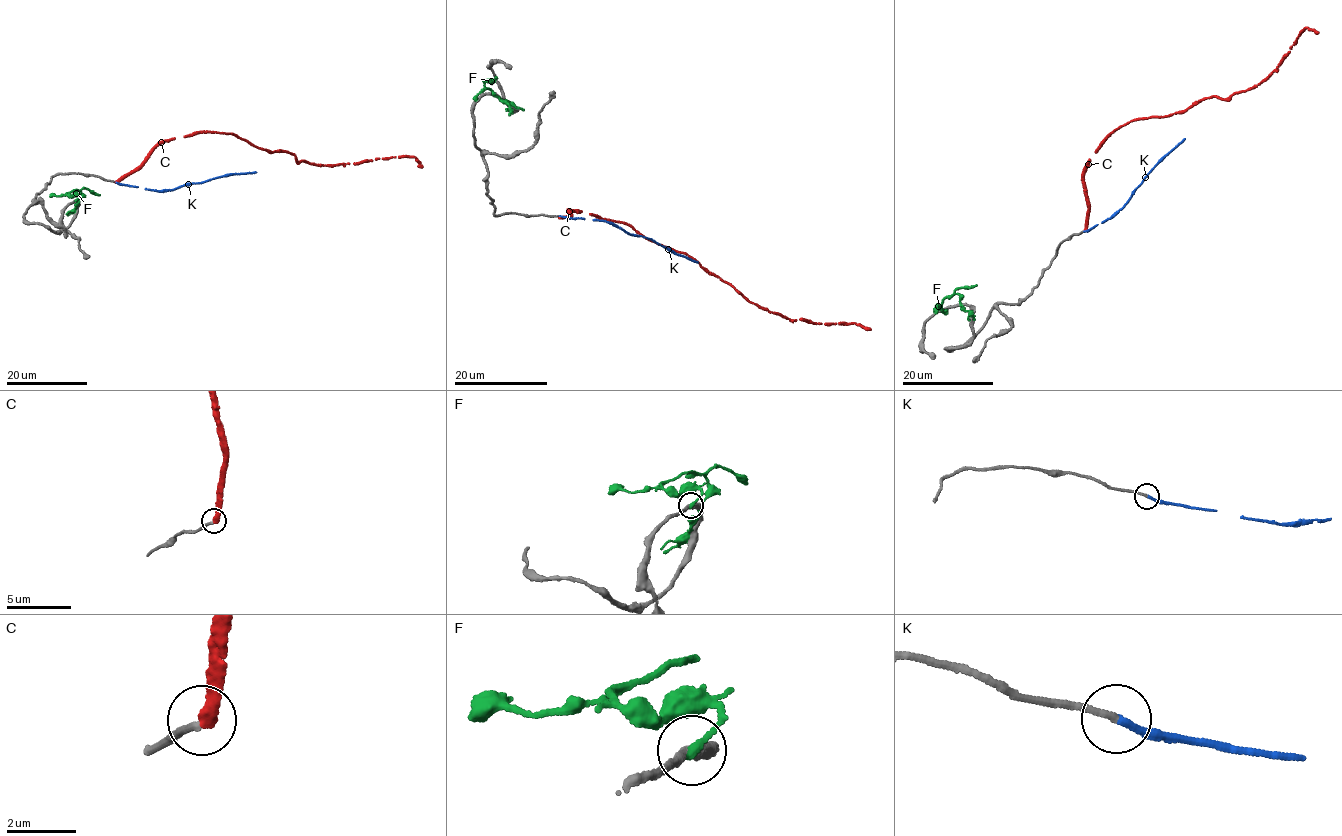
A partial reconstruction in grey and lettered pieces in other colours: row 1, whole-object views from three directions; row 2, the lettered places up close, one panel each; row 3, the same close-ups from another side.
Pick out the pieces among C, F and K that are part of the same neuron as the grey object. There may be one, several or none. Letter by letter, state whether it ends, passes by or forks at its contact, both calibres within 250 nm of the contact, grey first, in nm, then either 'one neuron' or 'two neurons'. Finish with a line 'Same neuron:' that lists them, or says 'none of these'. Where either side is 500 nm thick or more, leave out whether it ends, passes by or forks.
C: it ends there; 170 nm thick on the grey side, 400 nm on the other; two neurons
F: it ends there; 190 nm thick on the grey side, 260 nm on the other; two neurons
K: it ends there; 170 nm thick on the grey side, 200 nm on the other; one neuron
Same neuron: K

